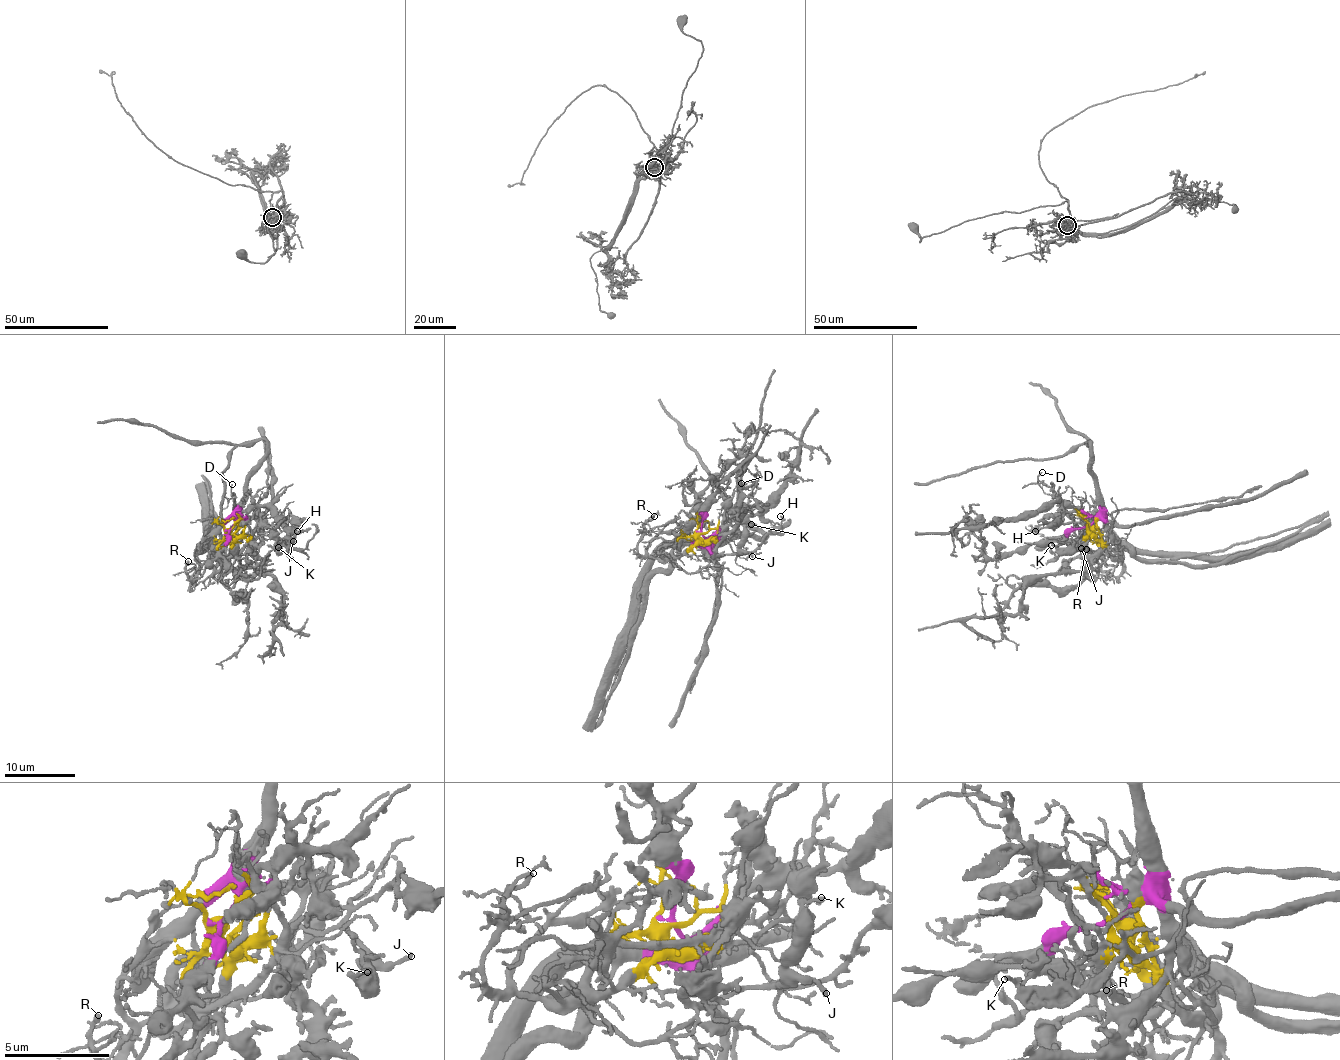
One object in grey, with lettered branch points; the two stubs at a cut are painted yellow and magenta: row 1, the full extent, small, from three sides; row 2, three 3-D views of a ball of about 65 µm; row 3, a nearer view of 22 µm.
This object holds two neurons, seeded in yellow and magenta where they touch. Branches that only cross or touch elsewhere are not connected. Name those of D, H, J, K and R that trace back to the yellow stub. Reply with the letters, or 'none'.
D, R

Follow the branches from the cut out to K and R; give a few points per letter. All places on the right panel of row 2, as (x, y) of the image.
K: (1089, 527), (1096, 519), (1109, 522), (1110, 528), (1104, 536), (1090, 537), (1080, 546), (1064, 548), (1051, 545)
R: (1089, 527), (1096, 540), (1121, 556), (1123, 570), (1117, 576), (1097, 571), (1086, 549)

